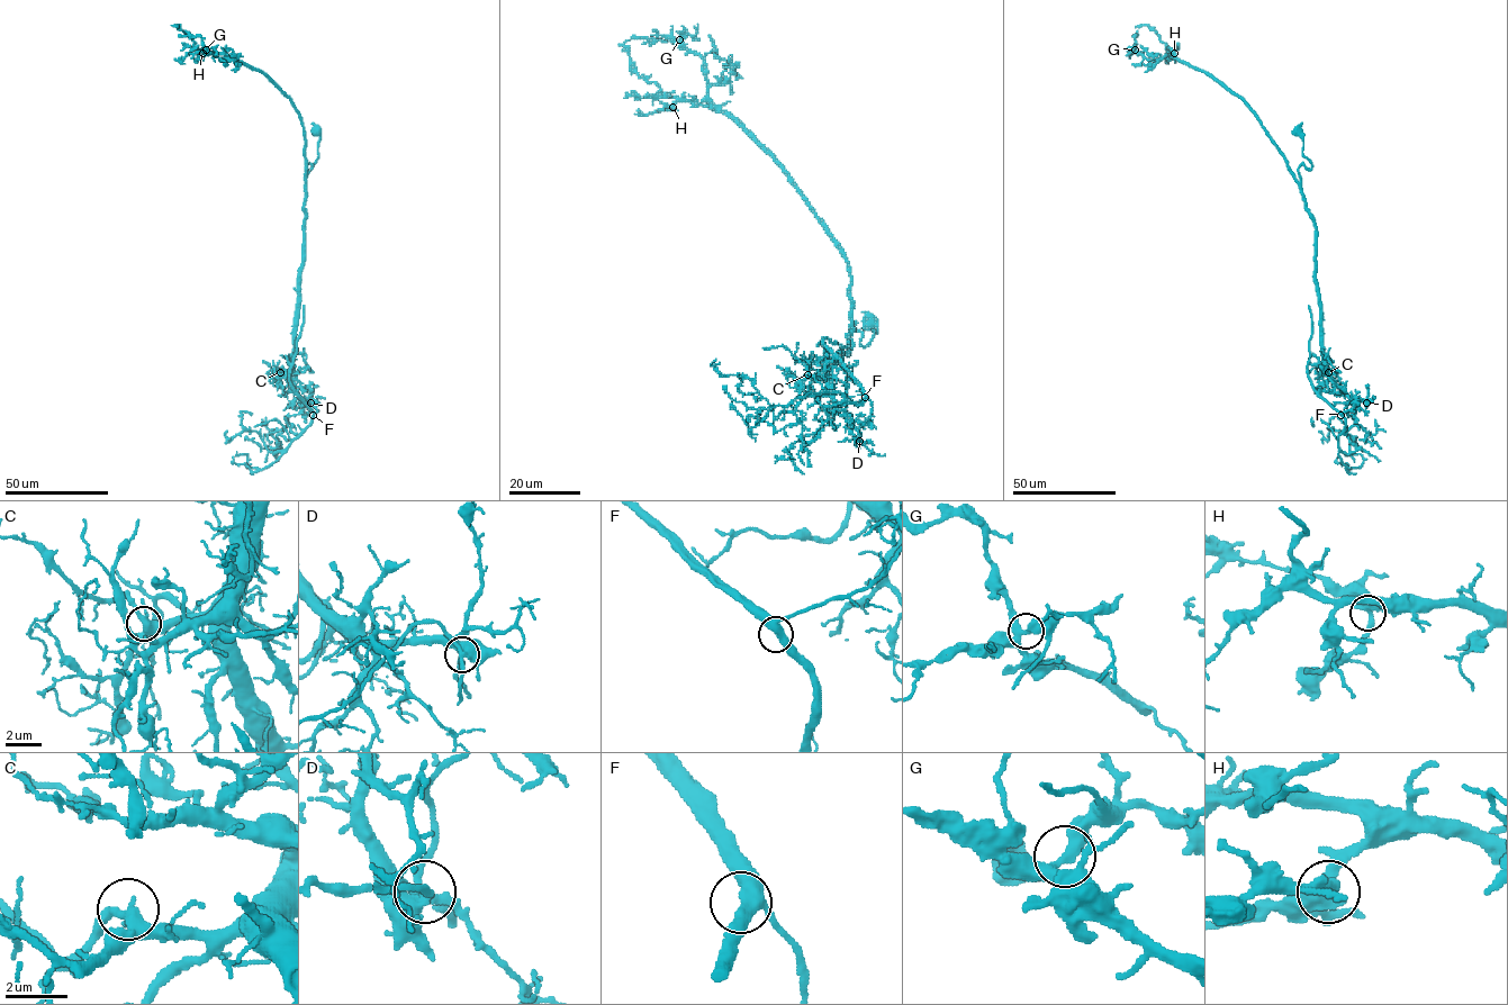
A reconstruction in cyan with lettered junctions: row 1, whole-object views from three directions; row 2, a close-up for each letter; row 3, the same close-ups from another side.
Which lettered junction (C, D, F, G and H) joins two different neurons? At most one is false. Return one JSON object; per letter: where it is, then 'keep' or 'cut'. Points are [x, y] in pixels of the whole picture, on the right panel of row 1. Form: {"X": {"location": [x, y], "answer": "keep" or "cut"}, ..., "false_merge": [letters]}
{"C": {"location": [1328, 372], "answer": "keep"}, "D": {"location": [1366, 403], "answer": "cut"}, "F": {"location": [1341, 415], "answer": "keep"}, "G": {"location": [1135, 50], "answer": "keep"}, "H": {"location": [1174, 53], "answer": "keep"}, "false_merge": ["D"]}

